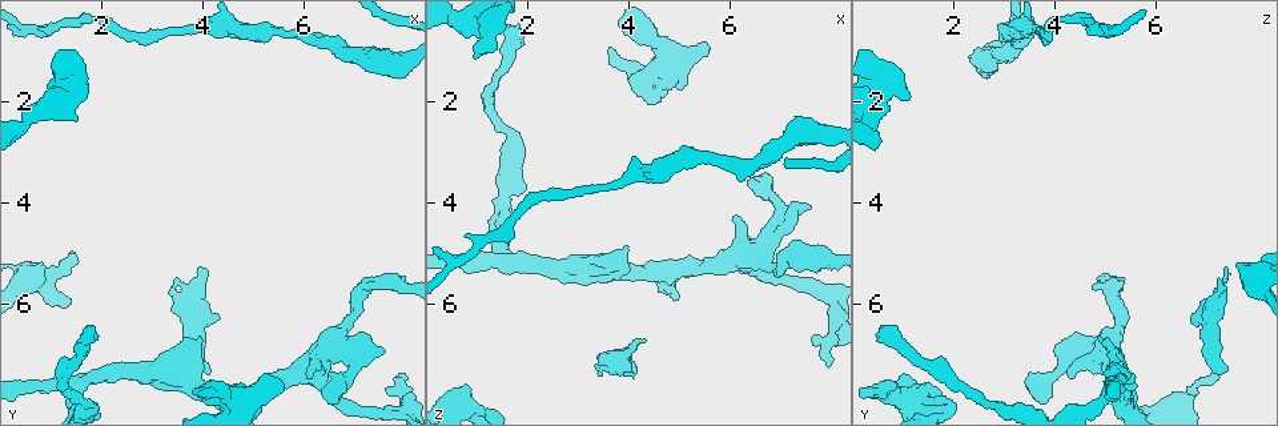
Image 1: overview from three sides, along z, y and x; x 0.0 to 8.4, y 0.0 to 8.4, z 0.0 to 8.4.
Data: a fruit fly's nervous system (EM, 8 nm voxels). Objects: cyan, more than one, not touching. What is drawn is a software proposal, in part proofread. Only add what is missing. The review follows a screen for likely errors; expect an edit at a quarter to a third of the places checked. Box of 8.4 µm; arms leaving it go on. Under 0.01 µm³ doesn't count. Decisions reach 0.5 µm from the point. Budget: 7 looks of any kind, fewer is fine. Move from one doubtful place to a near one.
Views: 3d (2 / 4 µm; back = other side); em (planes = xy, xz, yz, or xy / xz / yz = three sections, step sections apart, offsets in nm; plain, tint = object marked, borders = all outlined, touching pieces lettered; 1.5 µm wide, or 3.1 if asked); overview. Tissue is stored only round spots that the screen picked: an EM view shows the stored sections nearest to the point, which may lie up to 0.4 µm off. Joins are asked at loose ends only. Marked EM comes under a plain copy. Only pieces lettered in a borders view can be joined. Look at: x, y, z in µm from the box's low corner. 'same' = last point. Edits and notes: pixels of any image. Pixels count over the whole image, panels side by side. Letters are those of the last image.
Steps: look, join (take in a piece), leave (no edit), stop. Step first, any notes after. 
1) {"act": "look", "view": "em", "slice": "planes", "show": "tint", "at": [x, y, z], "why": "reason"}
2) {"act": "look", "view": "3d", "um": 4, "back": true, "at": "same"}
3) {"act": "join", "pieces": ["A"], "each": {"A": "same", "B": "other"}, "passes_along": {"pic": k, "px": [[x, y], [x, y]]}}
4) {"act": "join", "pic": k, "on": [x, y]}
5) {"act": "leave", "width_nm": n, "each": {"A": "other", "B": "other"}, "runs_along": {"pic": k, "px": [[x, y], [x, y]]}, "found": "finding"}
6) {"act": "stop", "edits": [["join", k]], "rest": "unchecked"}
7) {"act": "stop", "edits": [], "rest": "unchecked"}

{"act": "look", "view": "3d", "um": 4, "at": [5.50, 7.45, 0.90], "why": "free end"}

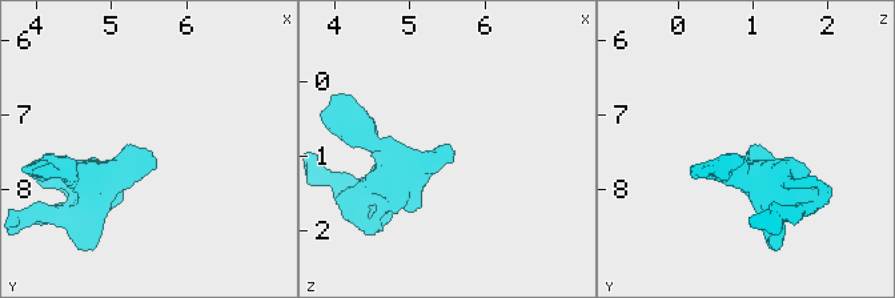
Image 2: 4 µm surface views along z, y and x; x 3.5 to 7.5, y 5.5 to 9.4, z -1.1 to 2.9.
{"act": "look", "view": "em", "slice": "planes", "show": "borders", "at": [5.50, 7.50, 0.95]}

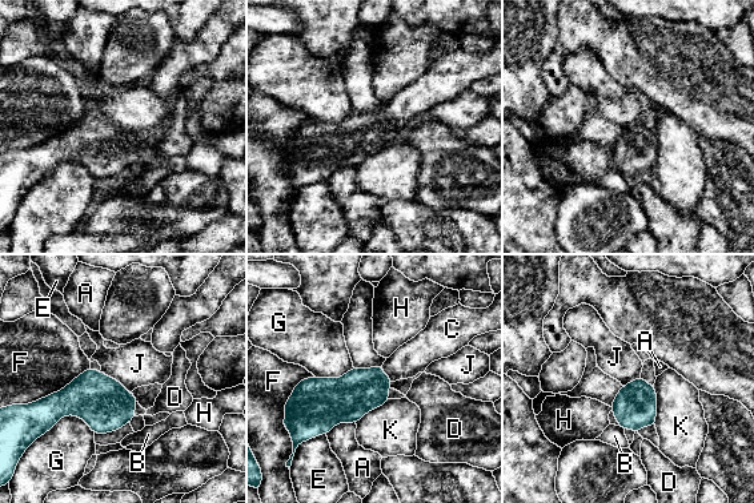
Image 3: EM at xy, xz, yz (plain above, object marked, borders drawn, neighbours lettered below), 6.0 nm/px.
{"act": "join", "pieces": ["C"], "each": {"A": "other", "B": "other", "C": "same", "D": "other", "E": "other", "F": "other", "G": "other", "H": "other", "J": "other", "K": "other"}, "found": "the cell continues"}

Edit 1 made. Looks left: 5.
{"act": "look", "view": "em", "slice": "yz", "step": 8, "show": "tint", "at": [4.05, 7.25, 7.45], "why": "an open end"}

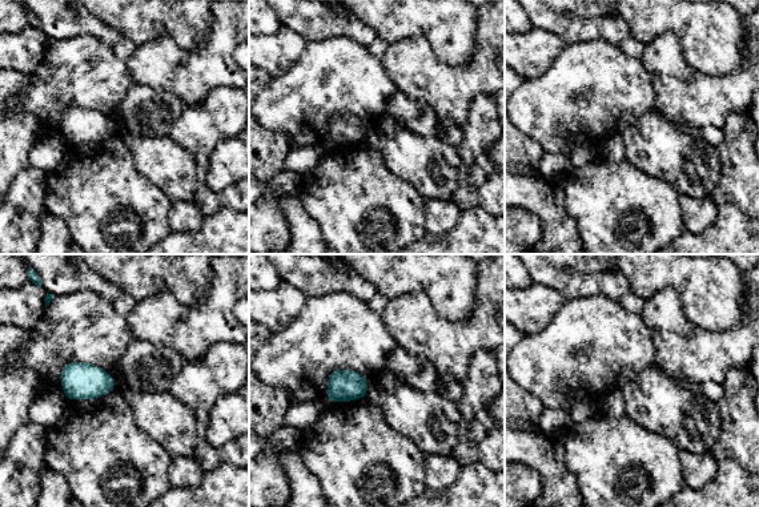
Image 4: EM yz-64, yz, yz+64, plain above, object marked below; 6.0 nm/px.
{"act": "look", "view": "em", "slice": "planes", "show": "borders", "at": "same"}

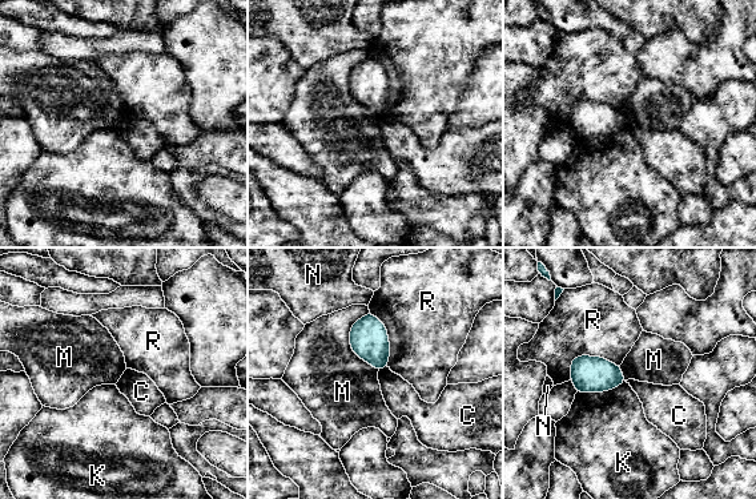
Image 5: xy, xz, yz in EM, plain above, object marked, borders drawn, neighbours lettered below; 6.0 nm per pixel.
{"act": "leave", "longest_contact_nm": ["M", 360], "each": {"C": "other", "K": "other", "M": "other", "N": "other", "R": "other"}, "border": {"pic": 5, "px": [[368, 312], [350, 349], [378, 370]]}, "found": "no lettered piece goes on from it"}

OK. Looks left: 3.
{"act": "look", "view": "em", "slice": "planes", "show": "tint", "at": [0.90, 1.95, 1.15], "why": "branch stops here"}

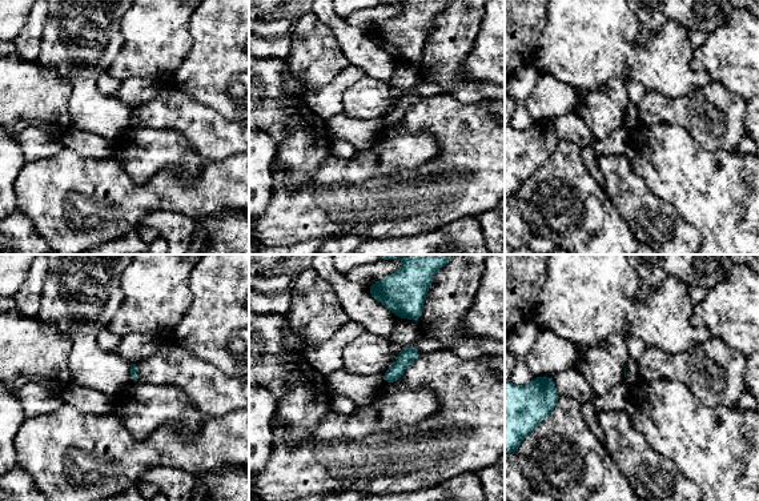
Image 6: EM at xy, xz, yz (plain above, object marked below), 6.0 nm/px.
{"act": "look", "view": "em", "slice": "planes", "show": "borders", "at": "same"}

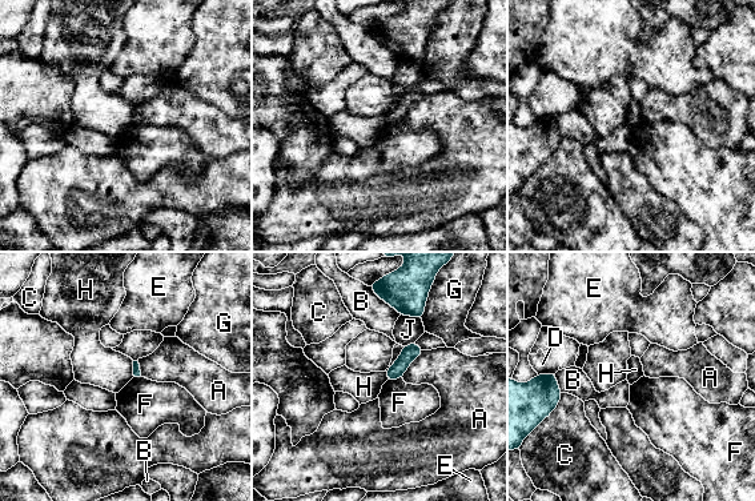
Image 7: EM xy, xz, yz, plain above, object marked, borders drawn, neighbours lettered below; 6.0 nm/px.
{"act": "leave", "each": {"A": "other", "B": "other", "C": "other", "D": "other", "E": "other", "F": "other", "G": "other", "H": "other", "J": "other"}, "border": {"pic": 7, "px": [[133, 361], [131, 377]]}, "found": "no lettered piece goes on from it"}

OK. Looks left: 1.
{"act": "stop", "edits": [["join", 3]], "rest": "unchecked"}

